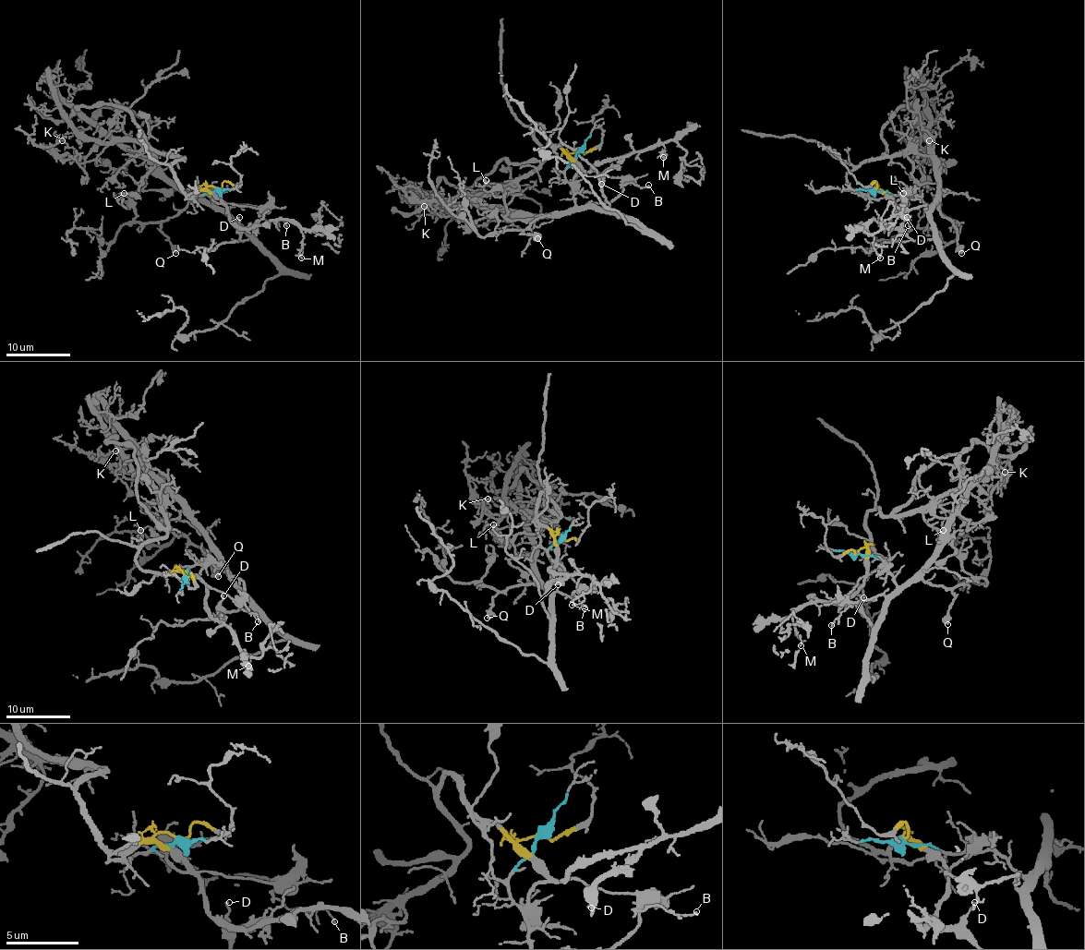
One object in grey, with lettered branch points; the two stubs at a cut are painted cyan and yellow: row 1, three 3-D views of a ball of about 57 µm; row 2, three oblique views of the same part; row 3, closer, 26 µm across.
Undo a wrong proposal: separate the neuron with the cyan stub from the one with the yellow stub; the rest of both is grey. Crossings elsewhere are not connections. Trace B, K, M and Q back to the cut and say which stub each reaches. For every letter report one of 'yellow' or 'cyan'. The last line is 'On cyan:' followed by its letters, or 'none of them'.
B: yellow
K: cyan
M: yellow
Q: cyan
On cyan: K, Q

